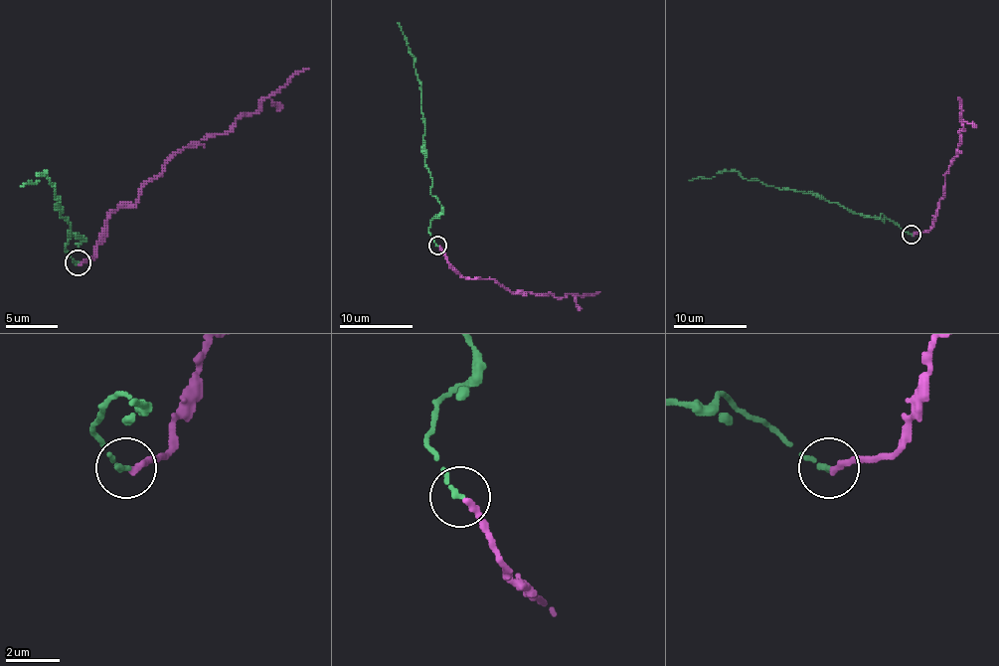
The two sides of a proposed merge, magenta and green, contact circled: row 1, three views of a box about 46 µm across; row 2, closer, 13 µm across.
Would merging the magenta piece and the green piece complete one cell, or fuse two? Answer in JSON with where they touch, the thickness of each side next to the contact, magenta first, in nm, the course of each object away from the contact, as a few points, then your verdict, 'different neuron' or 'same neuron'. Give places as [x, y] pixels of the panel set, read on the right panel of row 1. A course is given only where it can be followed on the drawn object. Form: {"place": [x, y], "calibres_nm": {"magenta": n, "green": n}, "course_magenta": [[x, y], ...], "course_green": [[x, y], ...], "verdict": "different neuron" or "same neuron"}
{"place": [912, 235], "calibres_nm": {"magenta": 280, "green": 200}, "course_magenta": [[912, 234], [930, 229], [944, 195], [944, 173], [957, 154], [963, 129], [957, 97]], "course_green": [[912, 234], [883, 214], [871, 217], [810, 193], [766, 186], [755, 179], [748, 180], [737, 171], [689, 180]], "verdict": "different neuron"}

